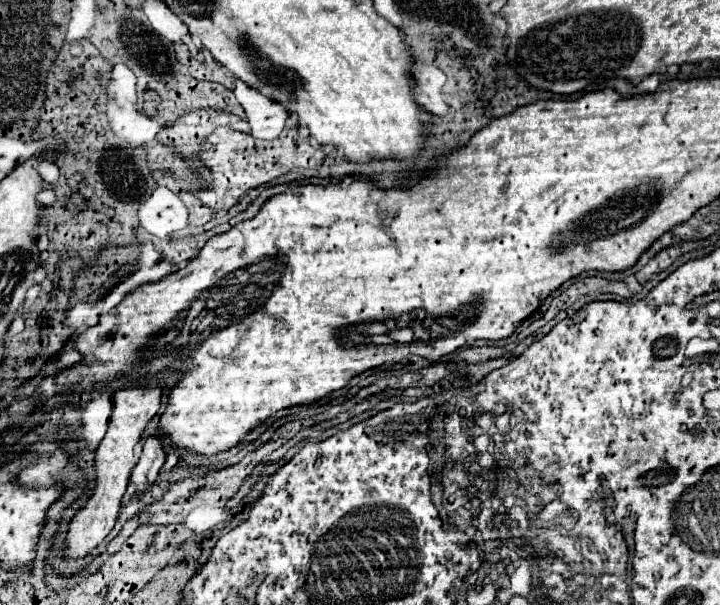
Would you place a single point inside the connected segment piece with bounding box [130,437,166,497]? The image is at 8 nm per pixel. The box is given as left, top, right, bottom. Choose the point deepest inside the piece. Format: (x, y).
(152, 458)

